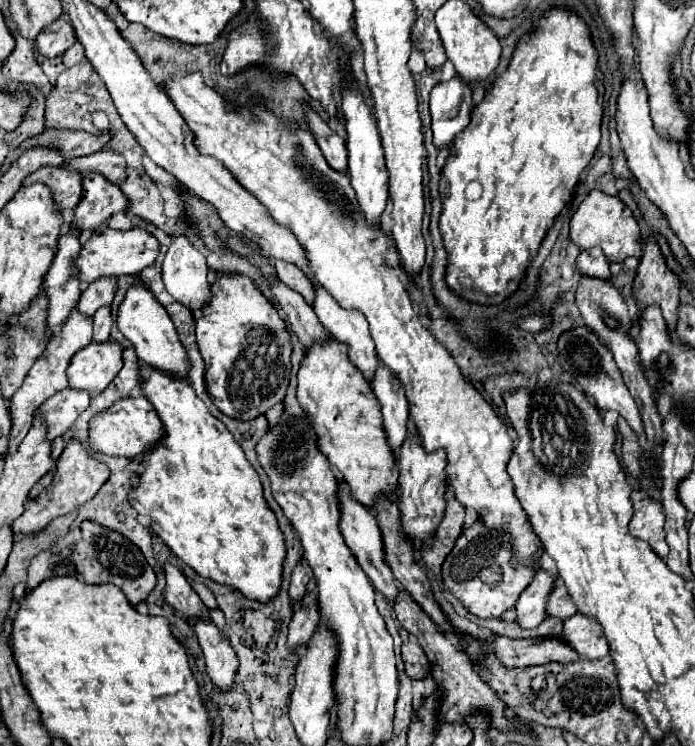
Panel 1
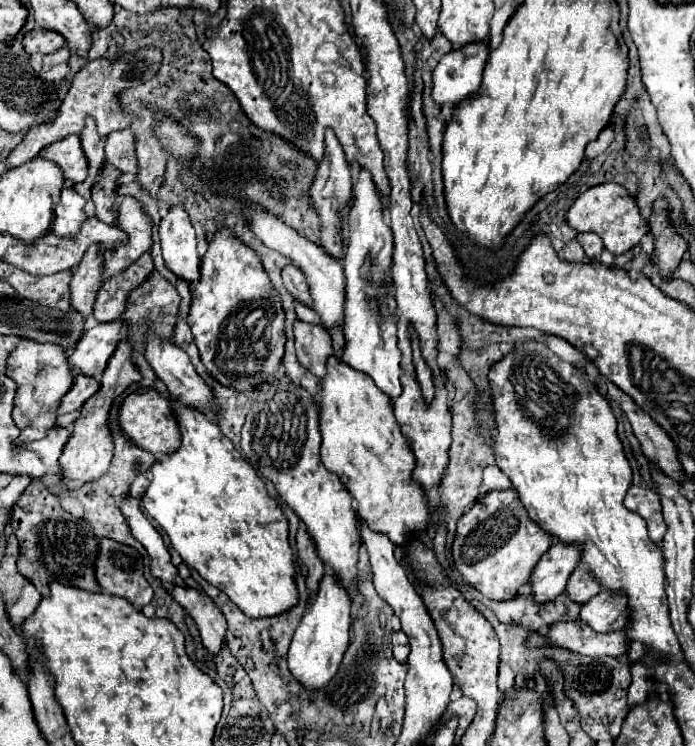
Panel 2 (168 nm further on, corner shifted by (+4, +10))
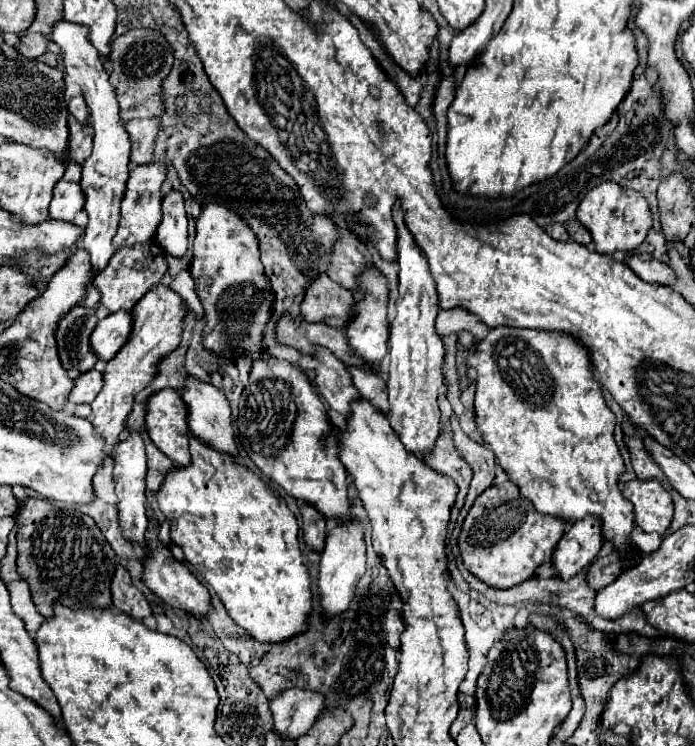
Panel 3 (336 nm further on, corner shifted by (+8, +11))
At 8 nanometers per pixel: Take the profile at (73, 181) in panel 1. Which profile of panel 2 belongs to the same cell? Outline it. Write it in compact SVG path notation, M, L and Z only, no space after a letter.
M77 134L61 138L61 142L53 142L45 146L39 154L45 160L53 160L61 166L63 174L67 180L79 184L87 178L89 172L89 162L85 158L85 152L81 150L81 138Z

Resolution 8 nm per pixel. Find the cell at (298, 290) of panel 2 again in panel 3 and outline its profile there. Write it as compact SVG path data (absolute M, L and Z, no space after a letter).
M319 275L305 287L305 297L299 303L299 311L309 323L343 327L349 301L353 301L353 293L349 293L349 289L337 285L327 275Z

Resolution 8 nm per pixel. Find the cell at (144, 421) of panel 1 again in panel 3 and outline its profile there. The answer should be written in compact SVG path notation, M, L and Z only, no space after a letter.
M161 389L147 397L145 427L149 439L161 453L179 465L189 463L189 427L185 425L185 405L181 405L181 397L175 389Z

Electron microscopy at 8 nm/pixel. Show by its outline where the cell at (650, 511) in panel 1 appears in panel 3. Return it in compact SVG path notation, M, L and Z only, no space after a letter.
M633 479L625 483L623 497L635 505L635 523L645 533L659 533L663 535L669 529L673 503L669 493L661 487L657 479L641 481Z

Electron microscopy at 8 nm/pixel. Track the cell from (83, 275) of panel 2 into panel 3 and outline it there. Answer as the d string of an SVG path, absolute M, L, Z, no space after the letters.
M57 21L51 27L51 41L55 41L61 47L61 57L65 63L65 81L77 83L83 91L83 97L87 101L87 107L91 111L91 125L95 129L93 137L93 153L83 165L81 175L81 189L85 193L85 211L89 215L89 223L85 227L85 237L79 241L79 245L89 253L91 257L91 273L97 275L105 269L109 263L109 257L115 253L111 239L117 231L119 221L119 205L121 197L125 193L125 181L129 177L129 135L125 133L125 125L119 119L119 105L115 99L115 89L109 83L109 75L105 73L99 51L89 41L89 29L79 23L71 21Z

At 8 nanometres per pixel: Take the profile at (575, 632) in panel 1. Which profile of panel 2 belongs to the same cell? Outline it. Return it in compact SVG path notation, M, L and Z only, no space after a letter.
M601 590L595 598L583 604L581 620L595 632L623 630L629 622L629 606L625 594L613 594L613 590Z

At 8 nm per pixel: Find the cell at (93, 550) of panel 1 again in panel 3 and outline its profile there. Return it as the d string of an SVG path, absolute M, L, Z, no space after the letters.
M123 565L115 567L115 575L111 581L111 595L113 595L113 605L131 615L133 619L143 619L151 615L151 607L143 593L131 583L131 575Z

